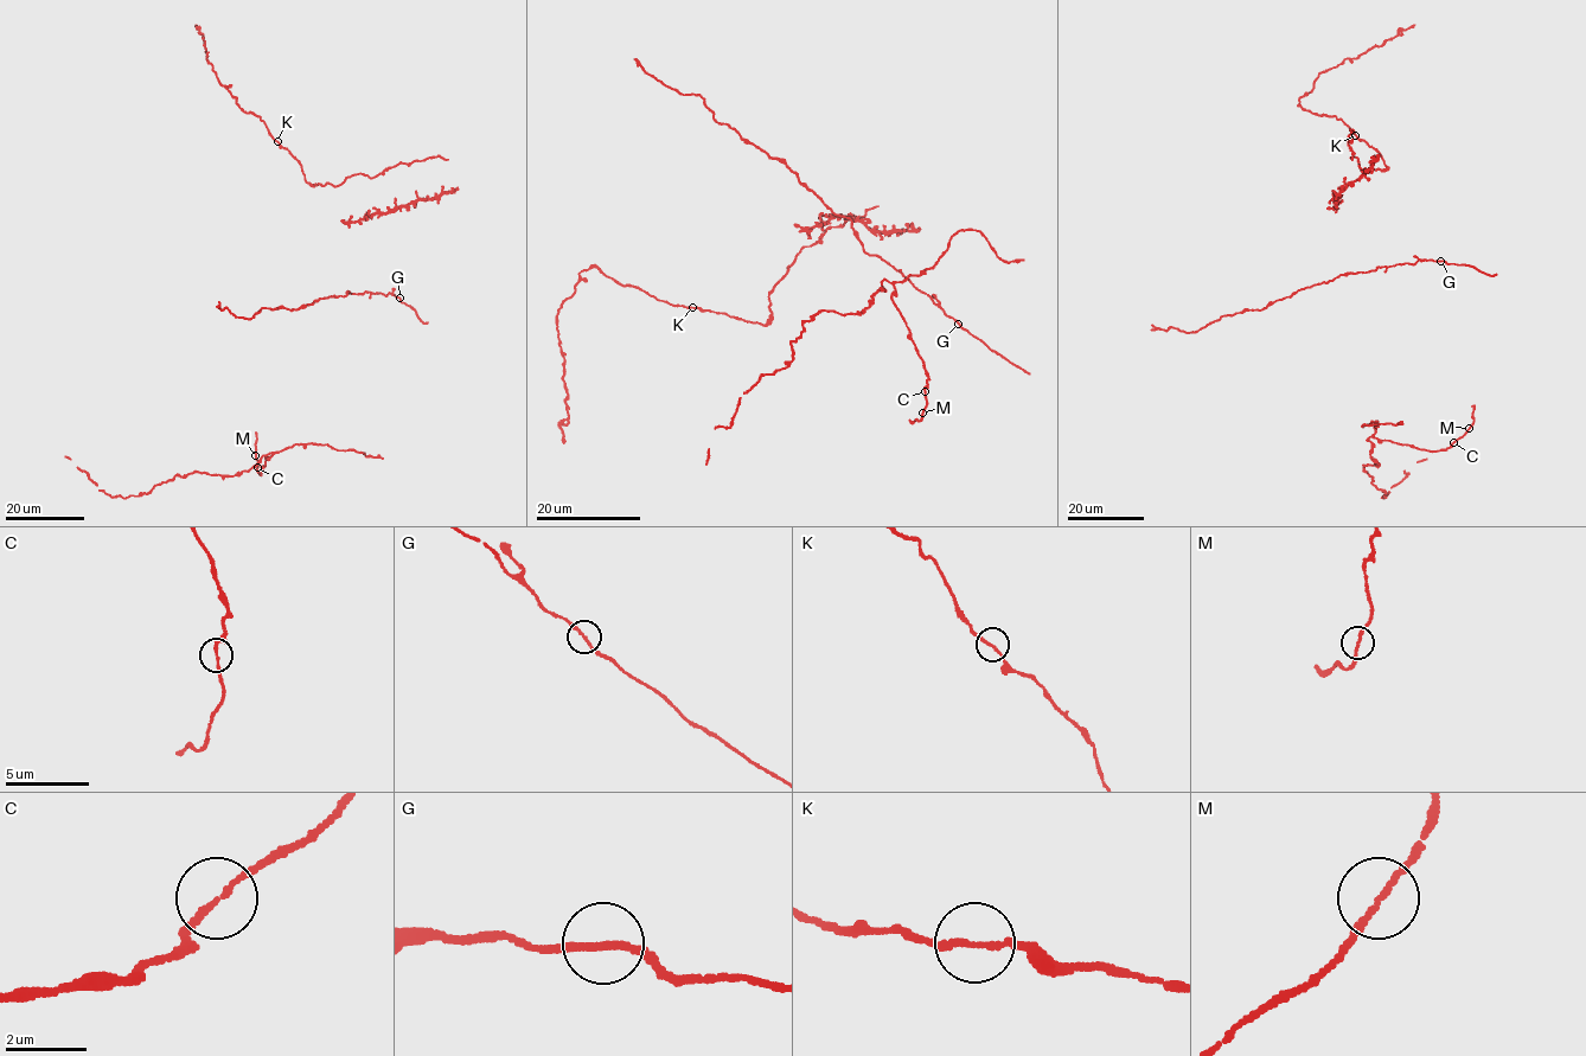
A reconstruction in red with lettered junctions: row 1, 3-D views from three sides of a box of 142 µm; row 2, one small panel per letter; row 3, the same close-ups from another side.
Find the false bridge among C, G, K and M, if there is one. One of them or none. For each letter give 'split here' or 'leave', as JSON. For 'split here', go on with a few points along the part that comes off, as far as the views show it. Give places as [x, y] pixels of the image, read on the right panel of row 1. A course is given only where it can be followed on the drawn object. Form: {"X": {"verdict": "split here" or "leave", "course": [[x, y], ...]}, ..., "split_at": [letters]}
{"C": {"verdict": "leave"}, "G": {"verdict": "leave"}, "K": {"verdict": "leave"}, "M": {"verdict": "leave"}, "split_at": []}

